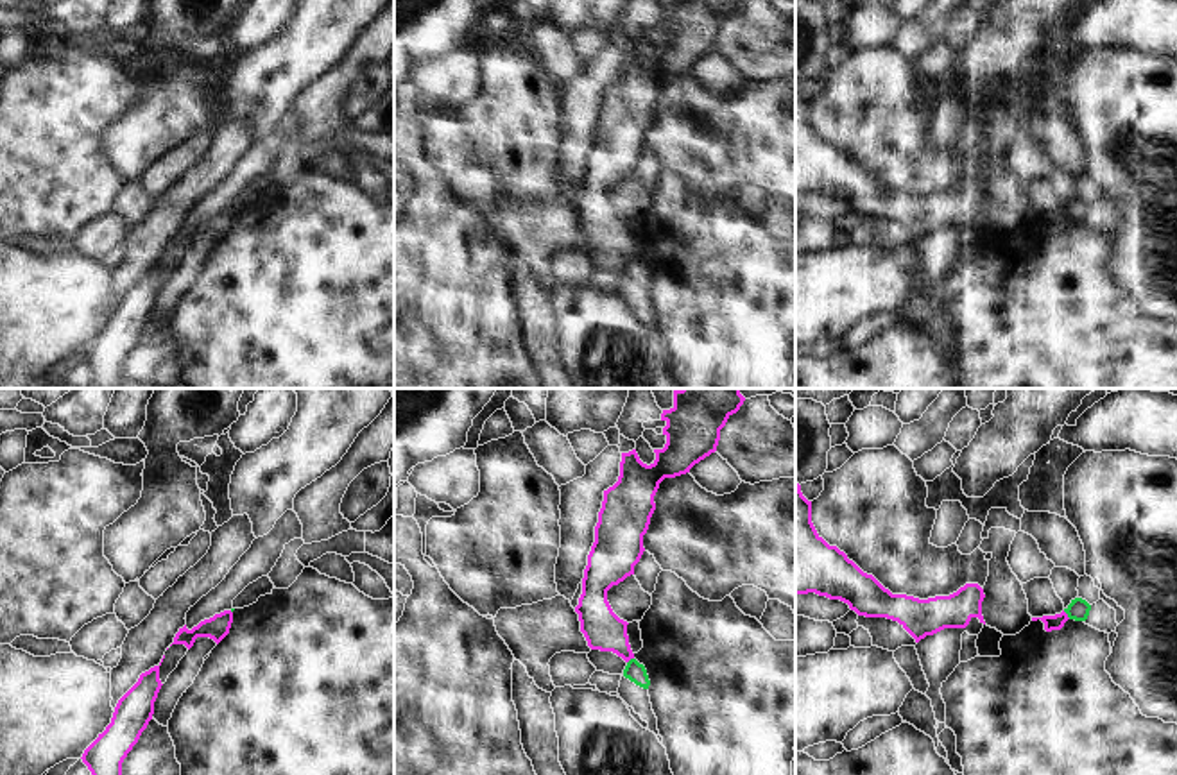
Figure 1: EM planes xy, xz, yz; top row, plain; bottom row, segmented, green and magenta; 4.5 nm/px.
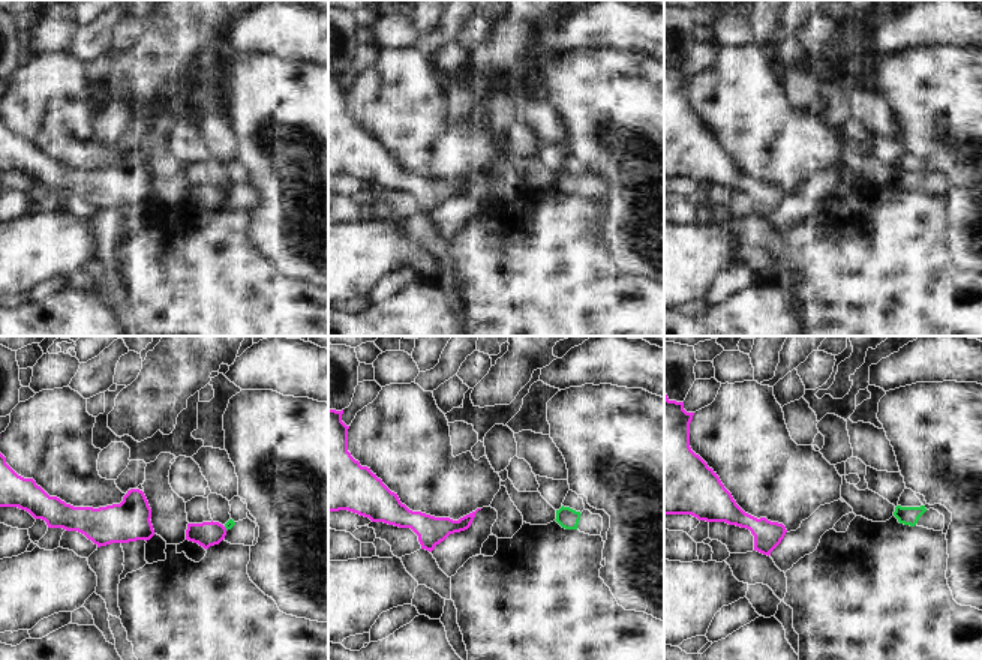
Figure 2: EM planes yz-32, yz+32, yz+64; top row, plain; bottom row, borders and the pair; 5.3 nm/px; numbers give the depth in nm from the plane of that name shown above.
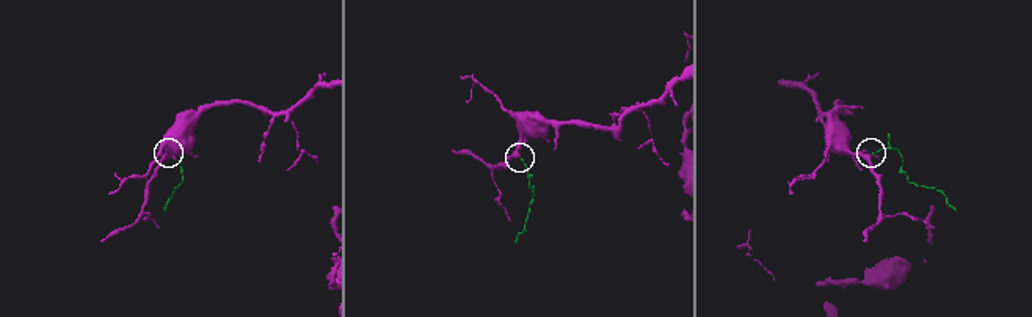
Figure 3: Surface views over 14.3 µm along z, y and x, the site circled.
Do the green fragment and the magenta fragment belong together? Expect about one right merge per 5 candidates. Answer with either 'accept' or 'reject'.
reject

